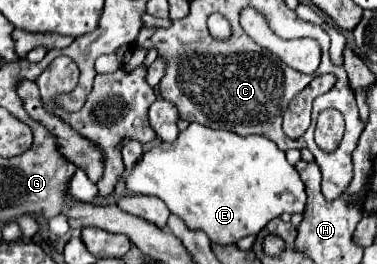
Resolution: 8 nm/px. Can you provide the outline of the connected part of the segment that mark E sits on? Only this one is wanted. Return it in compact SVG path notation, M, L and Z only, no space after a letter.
M190 124L172 144L158 144L142 156L128 174L126 188L134 194L150 194L166 202L168 210L178 214L192 230L204 230L216 244L234 244L244 236L258 234L270 220L288 212L304 212L306 192L296 168L288 164L284 152L266 136L238 136L228 130L212 130L202 124Z

